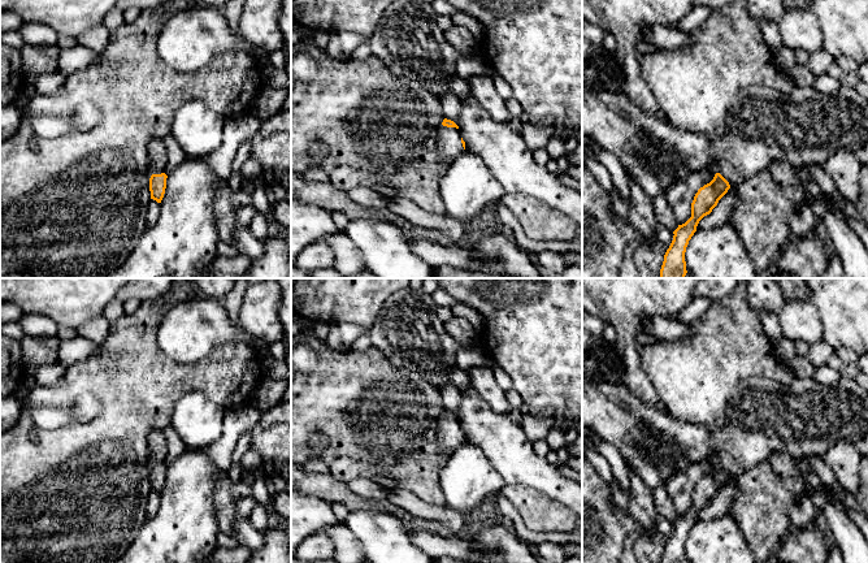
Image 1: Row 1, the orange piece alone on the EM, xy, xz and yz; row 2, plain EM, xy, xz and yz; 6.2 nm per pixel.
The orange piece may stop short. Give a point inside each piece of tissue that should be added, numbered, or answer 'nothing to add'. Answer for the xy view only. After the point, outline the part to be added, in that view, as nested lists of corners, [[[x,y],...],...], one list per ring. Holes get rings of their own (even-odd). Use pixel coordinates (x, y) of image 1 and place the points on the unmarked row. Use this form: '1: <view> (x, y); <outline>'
1: xy (157, 449); [[[156,429],[151,432],[147,438],[147,445],[149,465],[152,467],[164,464],[168,446],[162,430]]]

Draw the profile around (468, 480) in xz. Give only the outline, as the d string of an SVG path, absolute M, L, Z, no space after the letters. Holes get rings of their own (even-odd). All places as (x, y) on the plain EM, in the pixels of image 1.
M464 441L439 472L446 506L460 511L478 511L505 486L483 451Z

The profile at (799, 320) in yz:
M787 300L778 312L782 335L810 346L823 338L824 326L817 308L810 300Z

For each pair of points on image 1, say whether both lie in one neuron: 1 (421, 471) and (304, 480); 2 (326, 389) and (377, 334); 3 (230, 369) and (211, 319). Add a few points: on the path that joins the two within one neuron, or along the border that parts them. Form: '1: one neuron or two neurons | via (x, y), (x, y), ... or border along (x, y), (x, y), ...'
1: two neurons | border along (329, 475), (346, 483)
2: two neurons | border along (372, 346), (378, 349), (395, 366)
3: two neurons | border along (252, 349), (229, 342), (215, 347), (196, 362)

